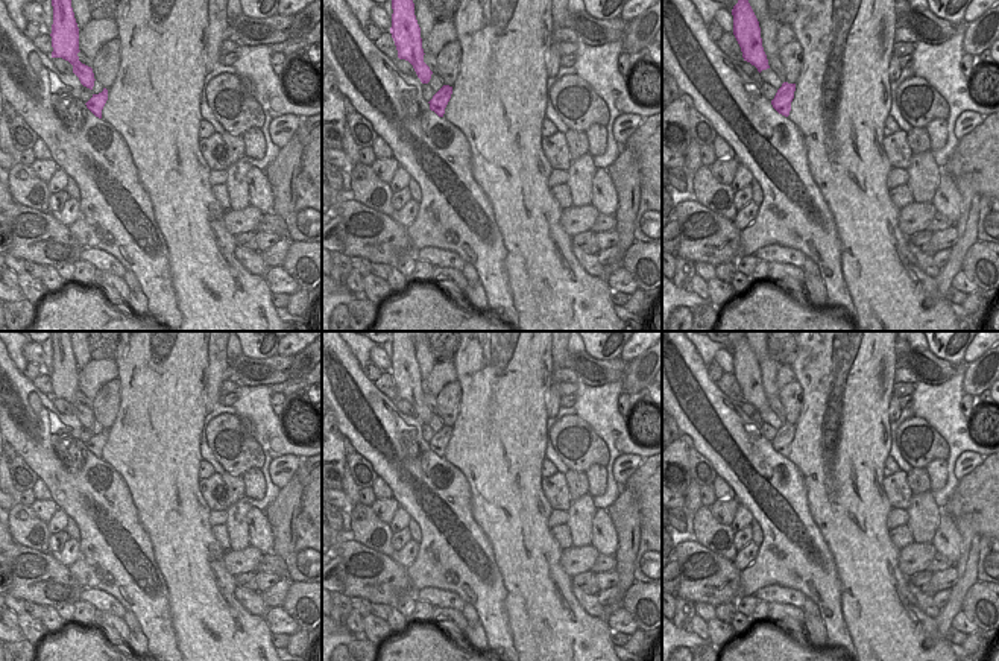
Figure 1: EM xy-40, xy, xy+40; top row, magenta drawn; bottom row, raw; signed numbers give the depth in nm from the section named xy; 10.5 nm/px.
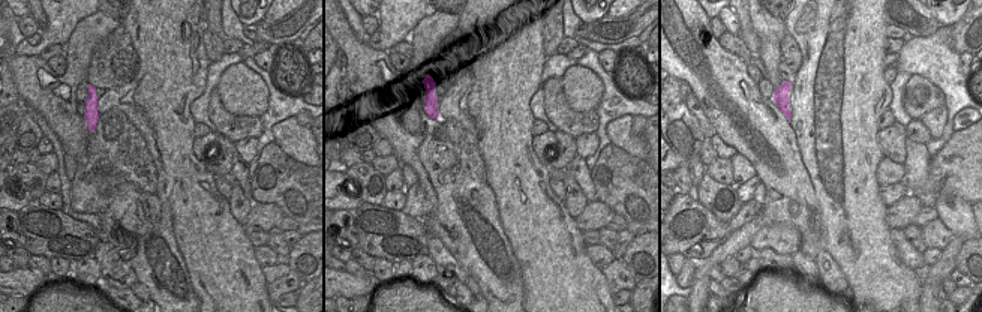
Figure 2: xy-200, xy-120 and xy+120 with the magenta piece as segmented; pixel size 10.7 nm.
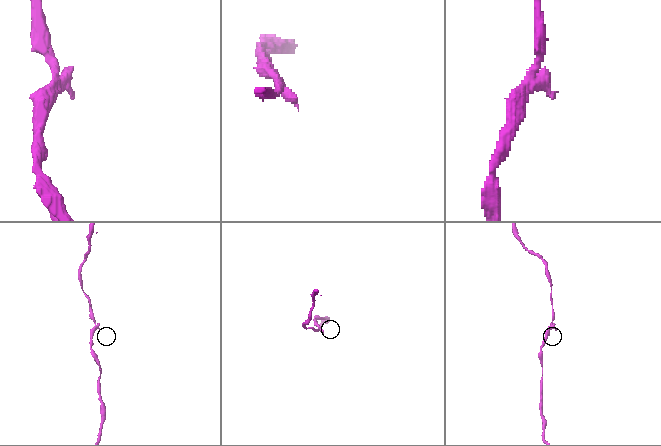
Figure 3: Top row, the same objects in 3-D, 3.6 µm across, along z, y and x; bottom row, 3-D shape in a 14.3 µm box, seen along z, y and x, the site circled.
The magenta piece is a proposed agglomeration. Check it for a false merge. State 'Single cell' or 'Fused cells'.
Single cell.

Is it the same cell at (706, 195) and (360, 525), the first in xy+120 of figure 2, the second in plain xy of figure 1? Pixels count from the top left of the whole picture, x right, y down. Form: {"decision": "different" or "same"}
{"decision": "same"}

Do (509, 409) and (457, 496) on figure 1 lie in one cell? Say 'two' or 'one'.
two

